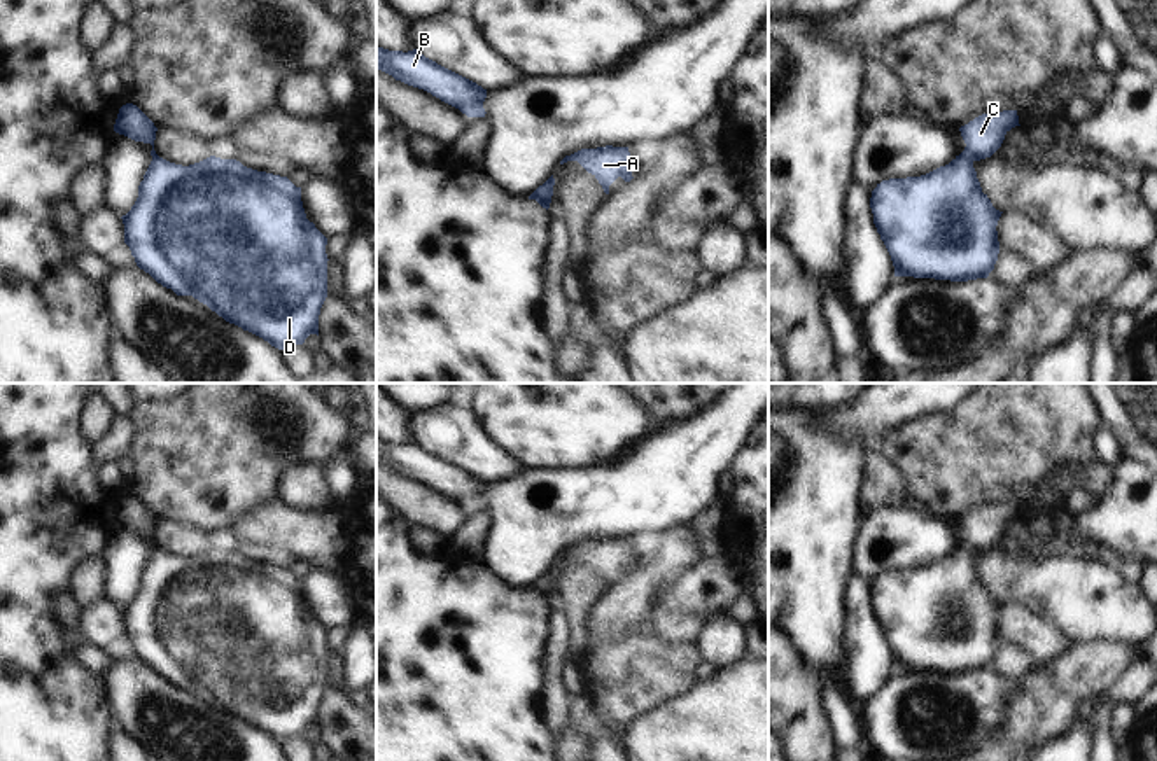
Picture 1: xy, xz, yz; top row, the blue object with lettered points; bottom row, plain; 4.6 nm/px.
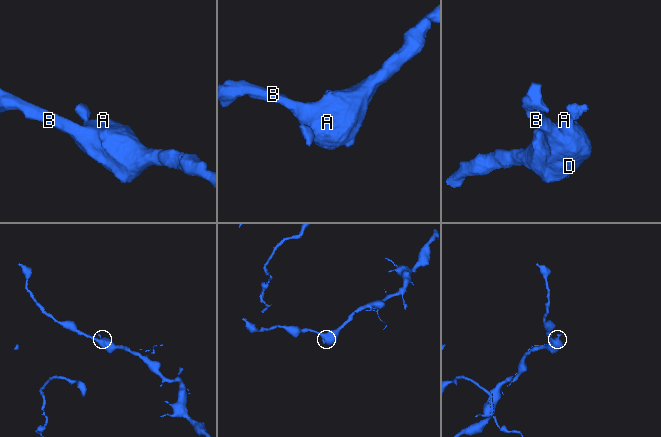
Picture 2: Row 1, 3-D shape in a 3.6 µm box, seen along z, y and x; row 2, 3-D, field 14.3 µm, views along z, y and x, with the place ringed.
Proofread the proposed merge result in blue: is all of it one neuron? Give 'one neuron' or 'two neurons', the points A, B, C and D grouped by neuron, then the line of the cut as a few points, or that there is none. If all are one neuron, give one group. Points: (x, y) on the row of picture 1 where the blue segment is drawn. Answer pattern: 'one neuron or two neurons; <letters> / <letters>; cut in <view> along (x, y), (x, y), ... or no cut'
one neuron; A B C D; no cut

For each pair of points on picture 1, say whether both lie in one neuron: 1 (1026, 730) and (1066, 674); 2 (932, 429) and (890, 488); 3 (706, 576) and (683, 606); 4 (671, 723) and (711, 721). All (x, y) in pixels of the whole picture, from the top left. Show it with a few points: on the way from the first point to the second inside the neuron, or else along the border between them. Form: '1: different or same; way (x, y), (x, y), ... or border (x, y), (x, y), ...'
1: same; way (1037, 716), (1061, 688)
2: different; border (881, 453), (902, 474), (912, 495)
3: same; way (702, 583), (690, 599)
4: same; way (681, 723), (701, 723)

